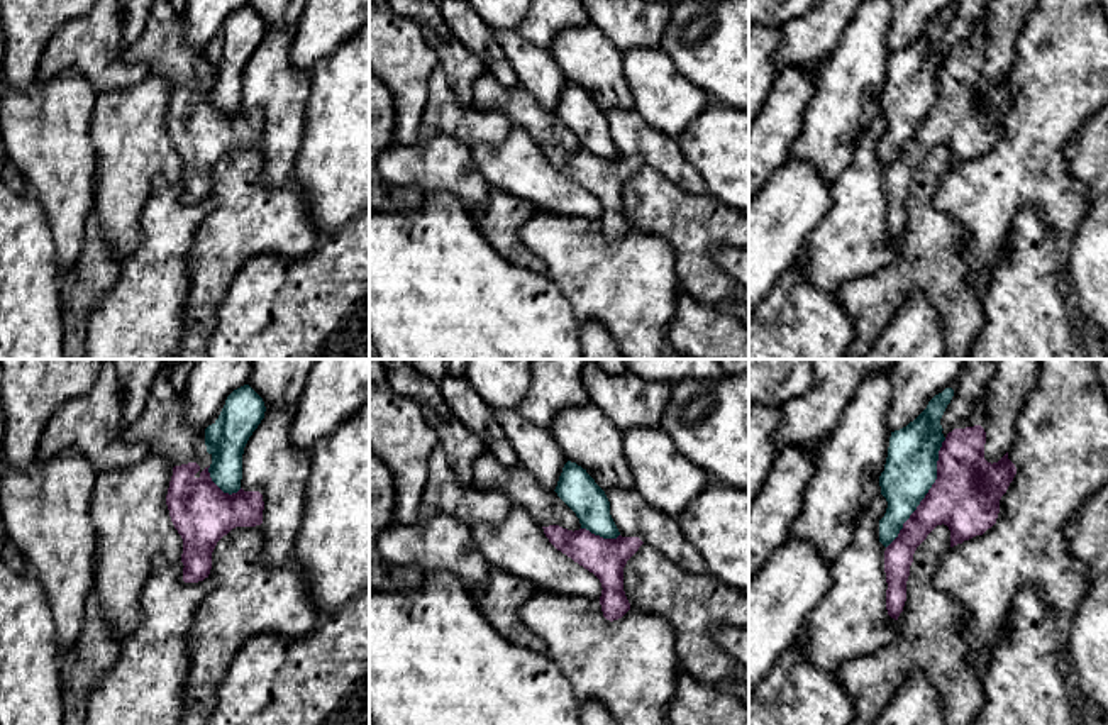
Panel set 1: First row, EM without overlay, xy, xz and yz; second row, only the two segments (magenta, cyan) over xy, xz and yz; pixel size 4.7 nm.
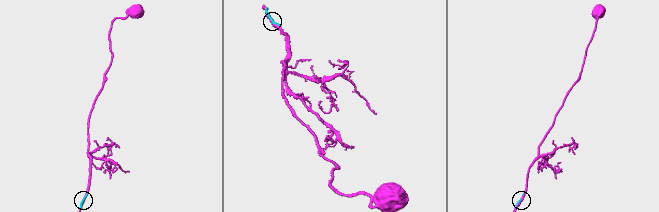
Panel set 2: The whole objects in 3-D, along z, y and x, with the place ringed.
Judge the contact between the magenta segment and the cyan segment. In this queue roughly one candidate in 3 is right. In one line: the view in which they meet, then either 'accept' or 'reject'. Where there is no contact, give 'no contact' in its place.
yz | reject

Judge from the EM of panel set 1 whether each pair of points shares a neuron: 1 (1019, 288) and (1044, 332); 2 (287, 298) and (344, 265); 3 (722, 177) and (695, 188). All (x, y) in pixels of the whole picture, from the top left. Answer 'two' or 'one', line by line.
1: one
2: one
3: two

